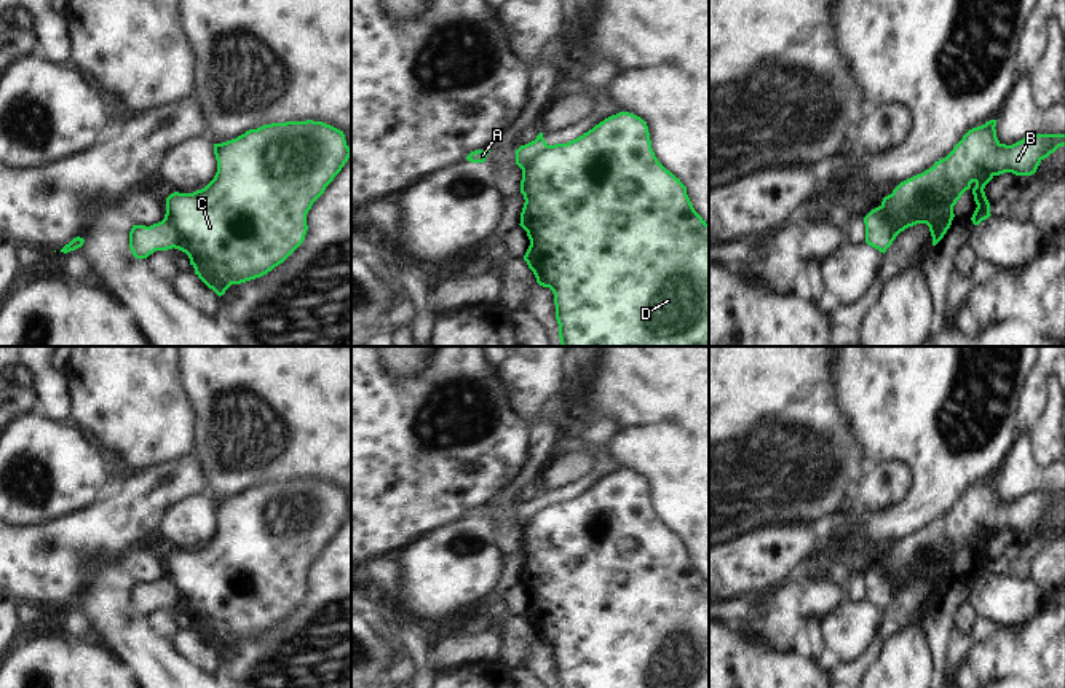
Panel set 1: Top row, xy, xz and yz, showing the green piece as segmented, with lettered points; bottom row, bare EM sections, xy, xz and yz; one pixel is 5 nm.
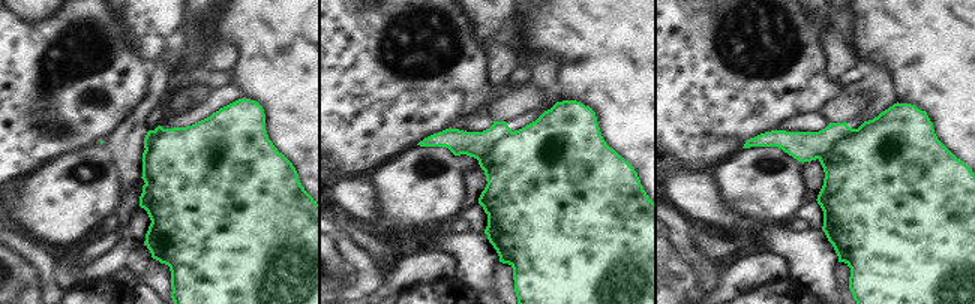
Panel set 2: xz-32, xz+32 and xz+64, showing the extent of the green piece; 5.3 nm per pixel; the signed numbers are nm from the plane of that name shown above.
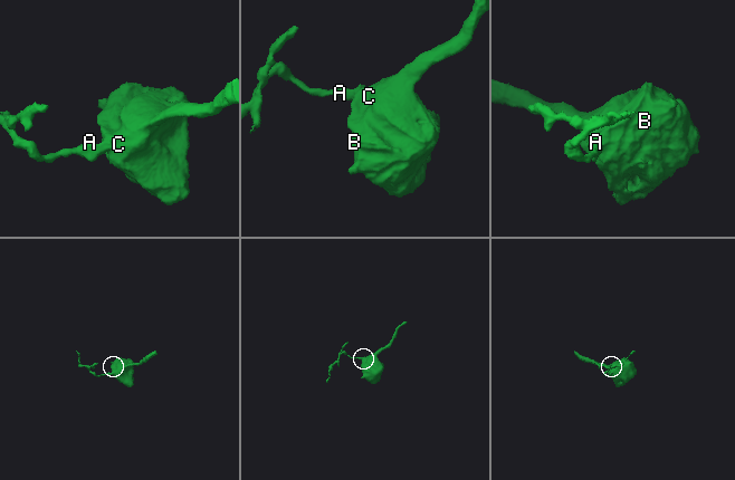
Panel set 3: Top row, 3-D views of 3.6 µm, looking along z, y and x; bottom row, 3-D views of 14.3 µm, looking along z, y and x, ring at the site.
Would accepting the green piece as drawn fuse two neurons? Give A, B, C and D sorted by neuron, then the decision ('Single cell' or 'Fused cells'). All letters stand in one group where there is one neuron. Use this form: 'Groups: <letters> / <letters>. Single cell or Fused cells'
Groups: A / B C D. Fused cells.

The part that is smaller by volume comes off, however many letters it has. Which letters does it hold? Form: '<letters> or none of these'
A

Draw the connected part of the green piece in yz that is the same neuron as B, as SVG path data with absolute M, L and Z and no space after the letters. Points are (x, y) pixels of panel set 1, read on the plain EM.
M990 477L969 487L945 516L883 556L875 568L885 573L896 594L926 581L936 603L952 583L953 563L969 546L977 562L971 578L979 583L992 573L984 546L995 533L1031 533L1044 516L1065 503L1065 492L1030 492L1006 503L998 498L995 484L996 477Z

